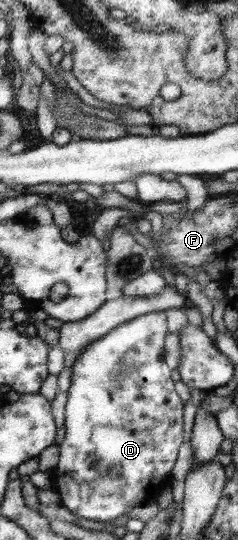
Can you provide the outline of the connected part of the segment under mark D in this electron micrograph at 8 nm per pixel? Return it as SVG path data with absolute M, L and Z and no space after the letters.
M165 310L144 314L93 341L72 364L64 412L65 439L58 444L60 457L51 472L62 505L74 515L111 522L165 490L165 480L169 478L179 446L183 444L183 400L173 390L175 386L169 378L171 368L163 358L165 334Z

